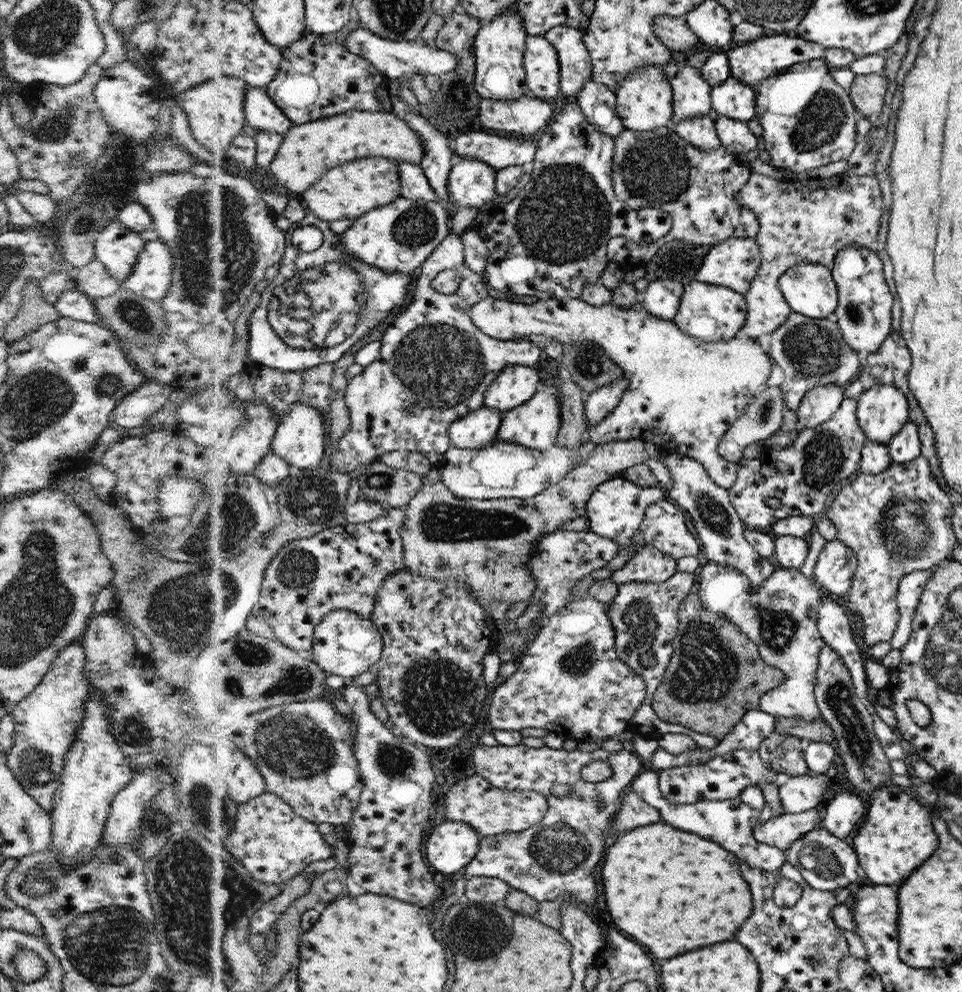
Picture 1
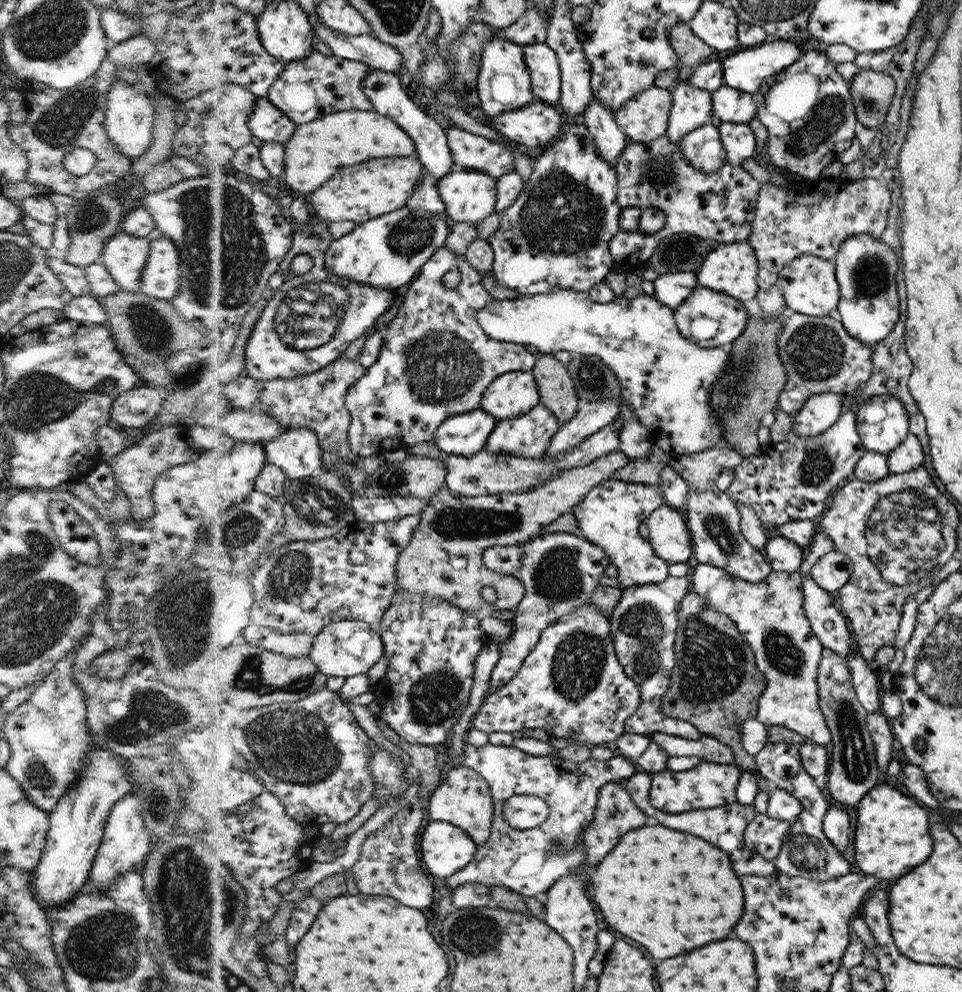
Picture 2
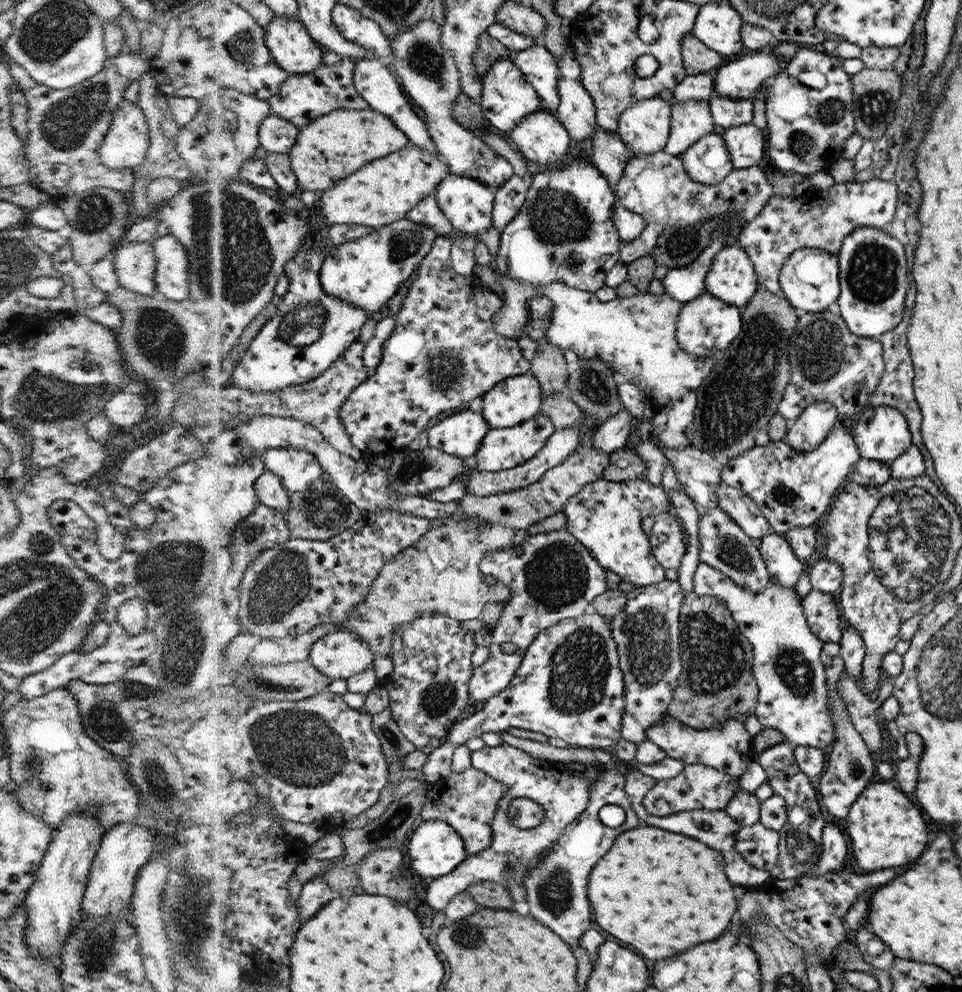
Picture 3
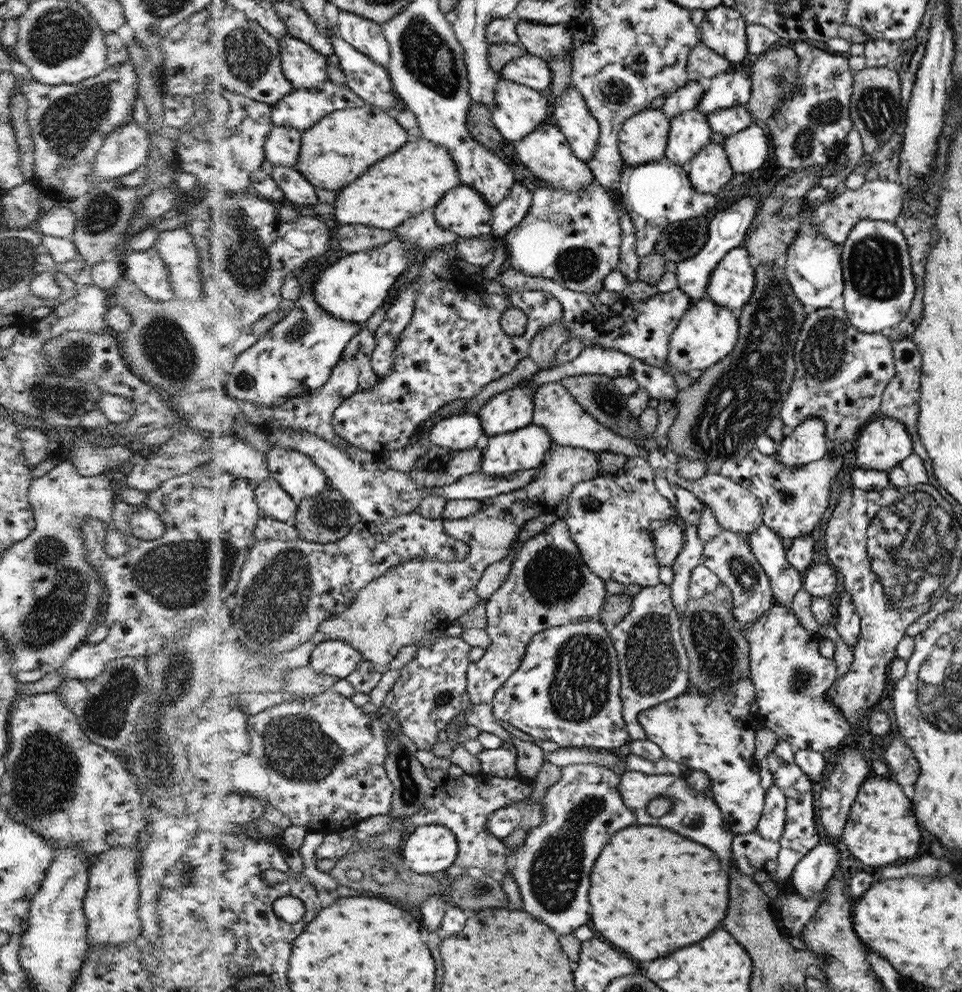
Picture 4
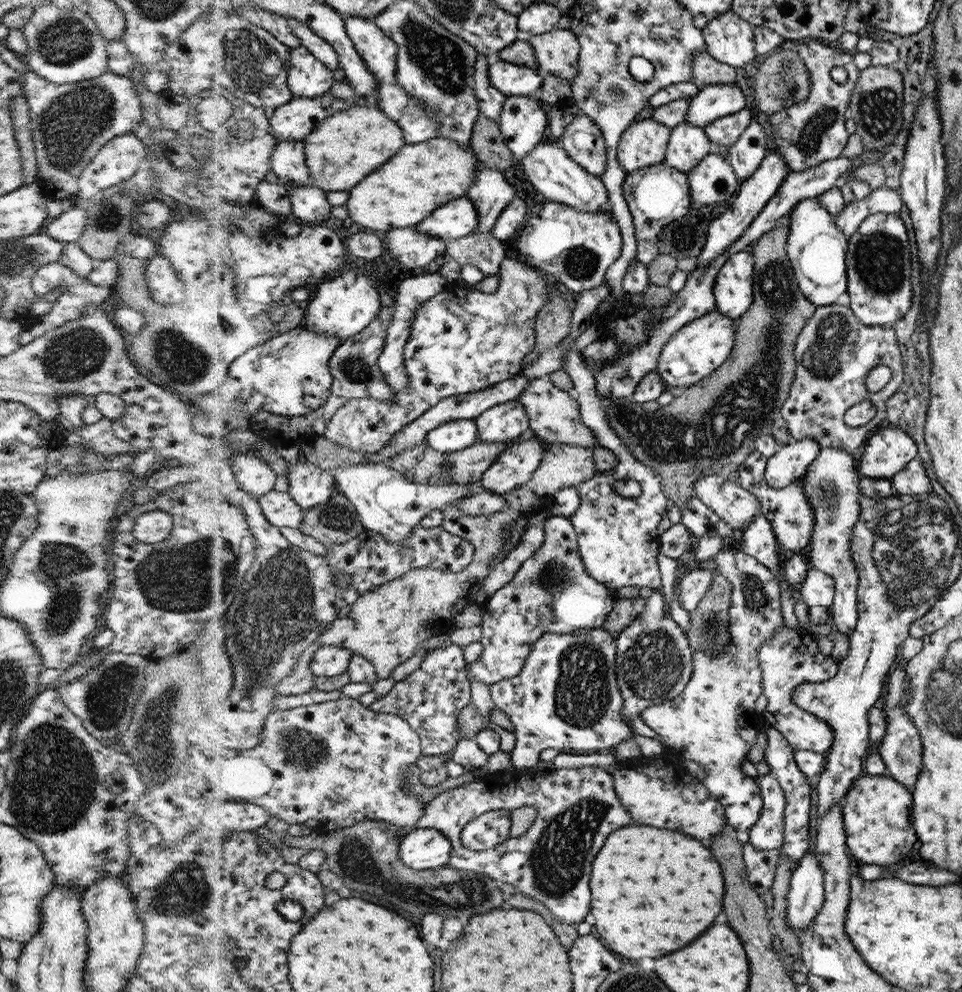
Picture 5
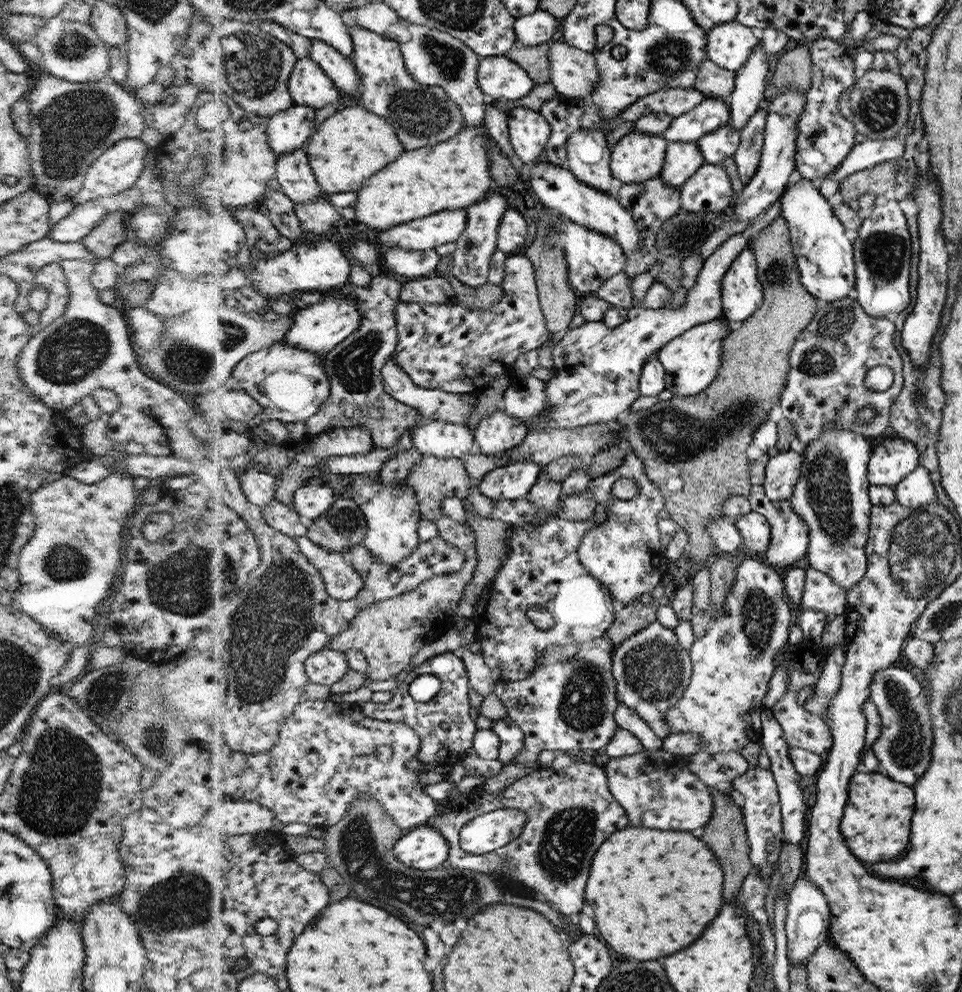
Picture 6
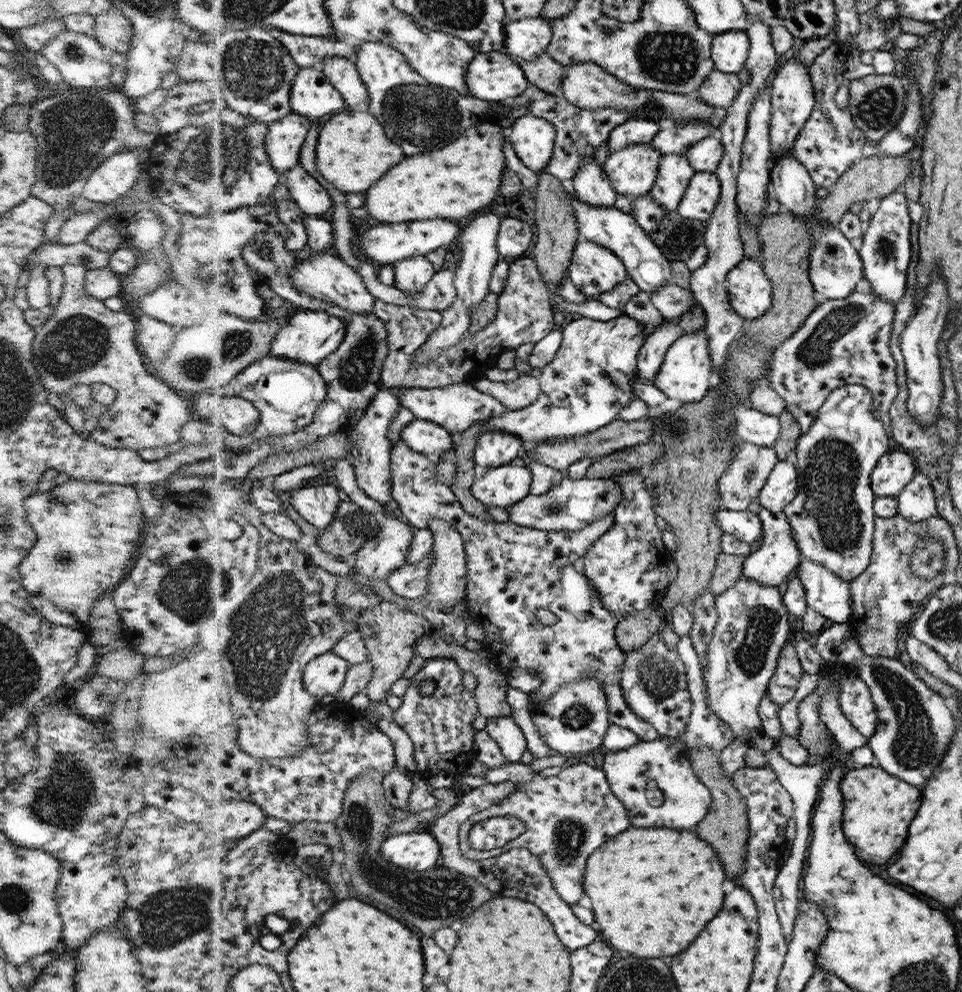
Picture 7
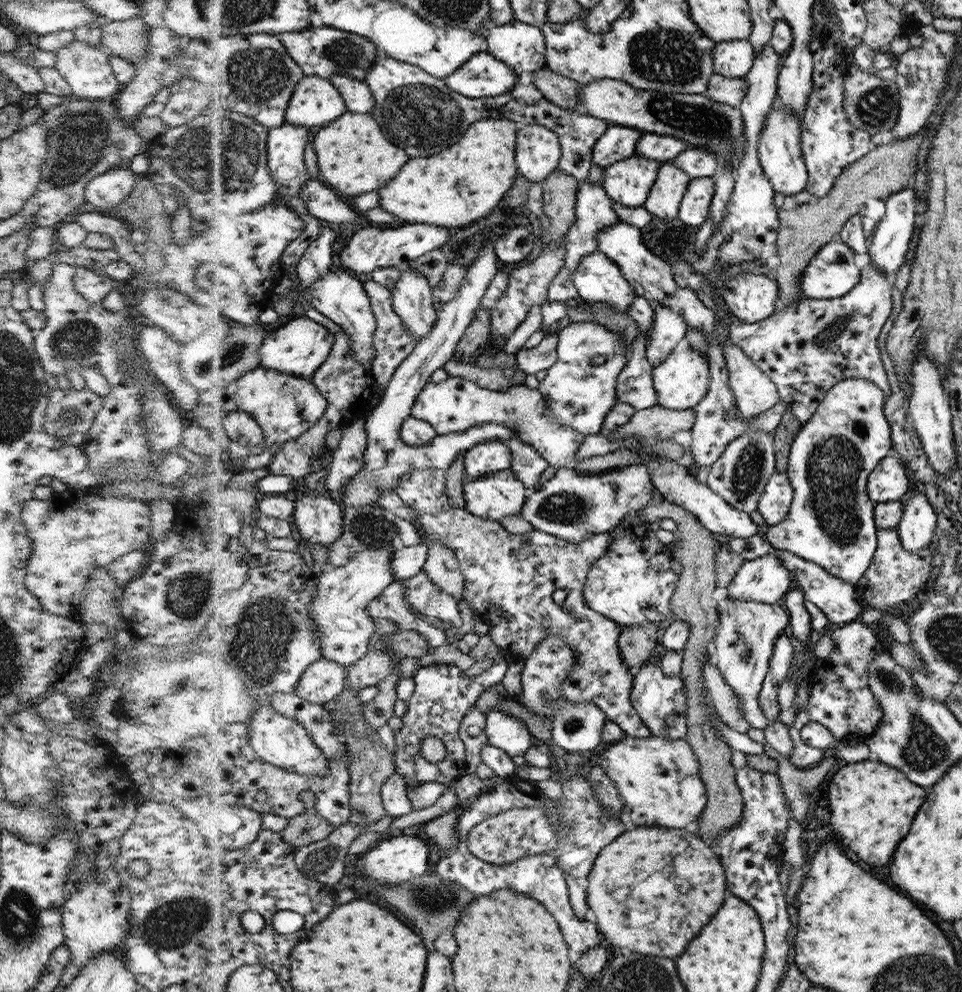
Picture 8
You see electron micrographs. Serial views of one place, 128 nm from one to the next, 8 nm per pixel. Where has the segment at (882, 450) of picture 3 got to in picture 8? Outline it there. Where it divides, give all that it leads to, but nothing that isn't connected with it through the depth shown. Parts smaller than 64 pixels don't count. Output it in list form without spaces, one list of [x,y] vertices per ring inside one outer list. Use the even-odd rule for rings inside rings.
[[[893,453],[879,463],[867,480],[867,492],[875,503],[902,501],[908,487],[906,465]]]

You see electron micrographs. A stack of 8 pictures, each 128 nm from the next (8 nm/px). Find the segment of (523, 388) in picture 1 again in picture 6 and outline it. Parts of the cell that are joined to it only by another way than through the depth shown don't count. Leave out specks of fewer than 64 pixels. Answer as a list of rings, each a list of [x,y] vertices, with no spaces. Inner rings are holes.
[[[501,409],[482,419],[473,436],[476,449],[488,456],[498,456],[520,446],[529,432],[529,426],[522,420],[506,414]]]

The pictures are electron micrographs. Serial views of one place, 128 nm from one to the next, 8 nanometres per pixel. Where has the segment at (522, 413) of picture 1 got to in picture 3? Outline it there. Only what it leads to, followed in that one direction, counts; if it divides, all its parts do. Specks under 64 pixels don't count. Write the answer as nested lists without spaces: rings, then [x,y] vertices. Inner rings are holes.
[[[541,412],[532,419],[511,428],[492,429],[483,440],[483,445],[475,454],[473,463],[480,471],[496,472],[519,467],[535,458],[547,445],[547,441],[555,433],[555,426],[552,425],[550,416],[544,416]]]

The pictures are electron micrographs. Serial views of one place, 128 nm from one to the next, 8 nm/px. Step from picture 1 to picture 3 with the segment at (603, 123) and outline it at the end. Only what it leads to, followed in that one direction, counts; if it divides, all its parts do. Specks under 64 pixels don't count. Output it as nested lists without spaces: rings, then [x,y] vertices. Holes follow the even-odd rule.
[[[597,126],[592,136],[592,164],[606,176],[606,181],[616,196],[616,186],[623,175],[626,162],[630,159],[631,151],[621,141],[617,131],[608,132]]]

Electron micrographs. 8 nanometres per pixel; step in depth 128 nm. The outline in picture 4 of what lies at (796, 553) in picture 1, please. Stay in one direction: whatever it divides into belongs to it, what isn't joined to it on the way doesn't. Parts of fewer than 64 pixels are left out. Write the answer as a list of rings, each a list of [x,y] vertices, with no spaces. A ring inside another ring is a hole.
[[[764,523],[745,537],[756,560],[770,578],[777,604],[791,606],[794,595],[803,588],[803,579],[802,573],[790,566],[782,537]]]

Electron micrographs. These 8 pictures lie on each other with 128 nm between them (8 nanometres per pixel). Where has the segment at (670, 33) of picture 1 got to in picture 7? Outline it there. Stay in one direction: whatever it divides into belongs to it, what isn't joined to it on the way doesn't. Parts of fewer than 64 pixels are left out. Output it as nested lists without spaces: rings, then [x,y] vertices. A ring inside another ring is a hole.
[[[713,70],[707,80],[699,87],[698,94],[702,101],[712,106],[728,108],[735,102],[736,95],[743,88],[738,74],[728,74]]]

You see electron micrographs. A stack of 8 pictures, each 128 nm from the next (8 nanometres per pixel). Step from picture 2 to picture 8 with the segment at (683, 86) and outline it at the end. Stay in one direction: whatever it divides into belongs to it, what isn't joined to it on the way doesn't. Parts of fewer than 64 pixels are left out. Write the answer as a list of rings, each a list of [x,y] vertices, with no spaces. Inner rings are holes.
[[[663,162],[658,172],[655,186],[652,187],[644,208],[654,217],[677,218],[683,196],[690,186],[691,177],[673,162]]]

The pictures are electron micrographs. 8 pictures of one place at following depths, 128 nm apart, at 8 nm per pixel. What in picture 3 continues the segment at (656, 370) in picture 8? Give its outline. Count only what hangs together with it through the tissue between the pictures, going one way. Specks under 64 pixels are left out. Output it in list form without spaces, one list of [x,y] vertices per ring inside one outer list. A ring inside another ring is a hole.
[[[707,291],[690,302],[683,303],[679,312],[678,341],[683,349],[694,357],[718,356],[743,332],[742,308],[728,304]]]

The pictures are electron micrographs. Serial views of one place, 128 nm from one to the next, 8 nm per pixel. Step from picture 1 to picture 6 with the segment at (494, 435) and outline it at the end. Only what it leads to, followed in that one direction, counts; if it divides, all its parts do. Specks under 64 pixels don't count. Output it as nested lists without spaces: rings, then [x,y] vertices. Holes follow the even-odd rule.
[[[434,421],[416,428],[414,445],[424,454],[448,459],[462,459],[470,450],[476,449],[473,432],[466,424],[445,421]]]

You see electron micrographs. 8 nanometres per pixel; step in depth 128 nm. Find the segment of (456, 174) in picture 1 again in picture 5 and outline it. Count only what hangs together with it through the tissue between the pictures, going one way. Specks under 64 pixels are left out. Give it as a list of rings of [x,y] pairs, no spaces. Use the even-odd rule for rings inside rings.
[[[467,195],[434,211],[419,224],[419,230],[434,238],[450,241],[474,234],[478,226],[479,213]]]

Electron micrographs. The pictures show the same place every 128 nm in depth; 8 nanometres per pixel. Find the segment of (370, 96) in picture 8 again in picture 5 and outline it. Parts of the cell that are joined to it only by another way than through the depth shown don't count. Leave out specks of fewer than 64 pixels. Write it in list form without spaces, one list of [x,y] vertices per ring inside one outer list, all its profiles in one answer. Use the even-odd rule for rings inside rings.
[[[294,17],[290,19],[291,26],[298,38],[302,39],[303,45],[308,50],[323,60],[333,71],[340,77],[344,78],[344,70],[342,70],[341,58],[338,51],[325,38],[322,38],[310,25],[296,21]]]

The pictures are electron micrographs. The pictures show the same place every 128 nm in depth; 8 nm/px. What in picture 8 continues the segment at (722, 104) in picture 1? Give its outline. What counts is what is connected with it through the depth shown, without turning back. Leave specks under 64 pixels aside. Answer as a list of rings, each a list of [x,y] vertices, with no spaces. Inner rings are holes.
[[[695,147],[679,152],[679,156],[672,162],[692,179],[712,176],[720,164],[716,154],[705,148]]]

